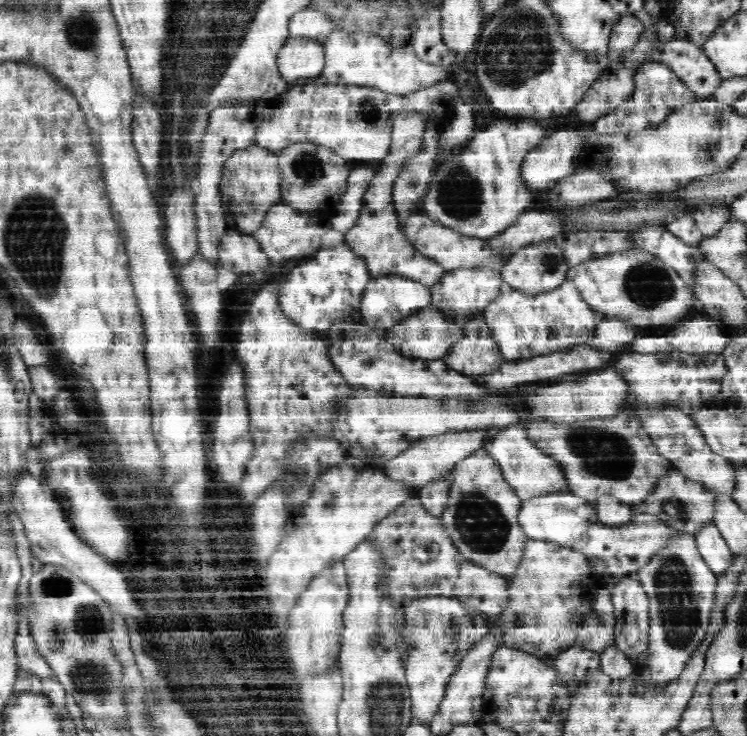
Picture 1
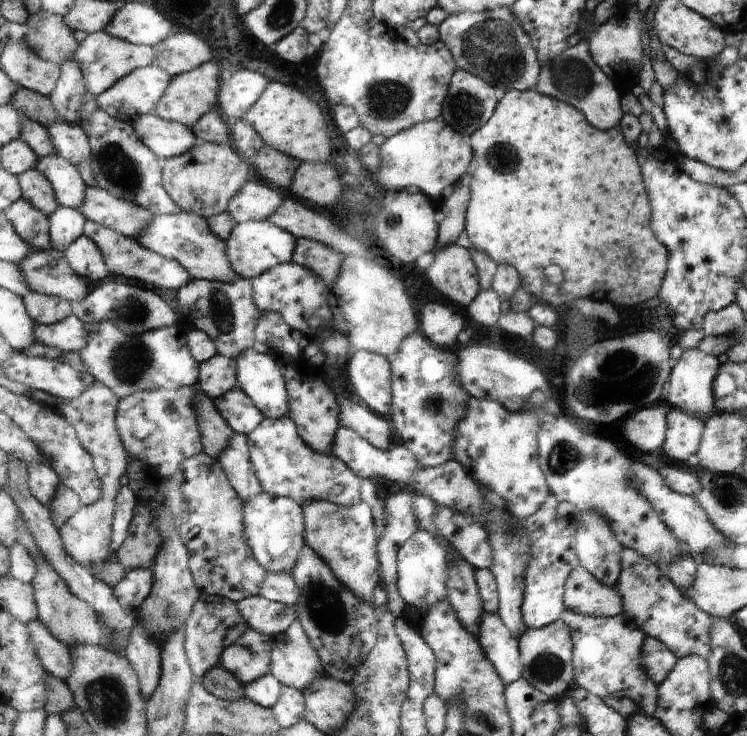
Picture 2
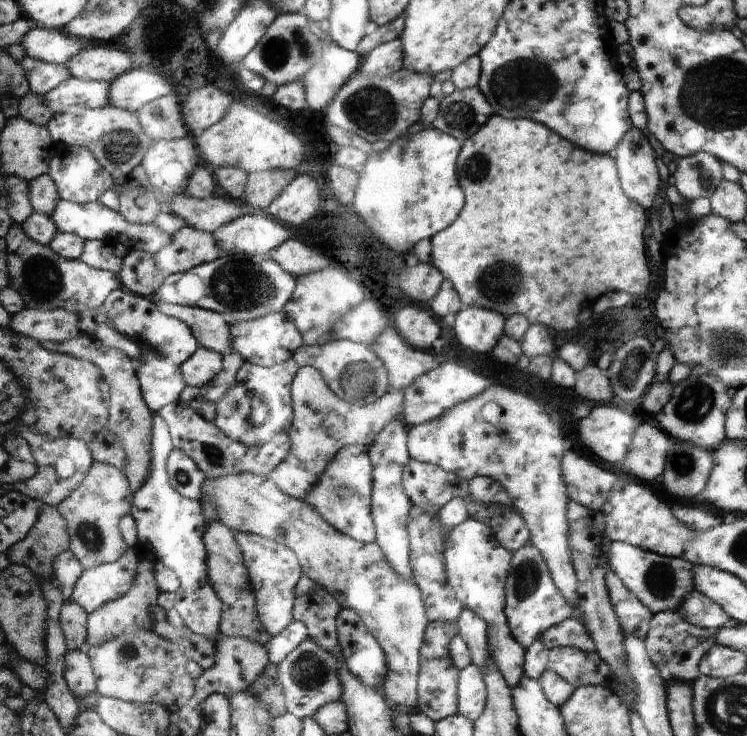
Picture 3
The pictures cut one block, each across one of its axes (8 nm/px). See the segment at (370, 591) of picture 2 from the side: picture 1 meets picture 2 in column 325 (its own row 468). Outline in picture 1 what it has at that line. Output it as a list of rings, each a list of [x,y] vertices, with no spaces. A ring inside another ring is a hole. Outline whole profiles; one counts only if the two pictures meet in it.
[[[522,426],[502,428],[494,438],[485,441],[483,448],[502,468],[504,478],[522,501],[534,498],[536,494],[544,496],[551,492],[568,491],[568,485],[564,484],[564,472],[560,472],[557,461],[540,452],[540,448],[532,444]]]

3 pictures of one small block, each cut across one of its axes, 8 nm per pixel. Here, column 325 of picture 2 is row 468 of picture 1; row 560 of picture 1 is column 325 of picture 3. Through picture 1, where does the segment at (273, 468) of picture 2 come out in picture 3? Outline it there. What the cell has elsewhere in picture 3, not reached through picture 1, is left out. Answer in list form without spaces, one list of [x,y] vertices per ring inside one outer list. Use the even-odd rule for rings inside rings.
[[[366,446],[344,448],[332,464],[328,462],[326,470],[328,476],[324,476],[324,484],[316,484],[316,488],[308,494],[308,504],[316,504],[316,508],[324,512],[324,520],[328,520],[328,524],[336,524],[345,536],[352,536],[356,541],[374,542],[374,524],[370,518],[372,464]]]

